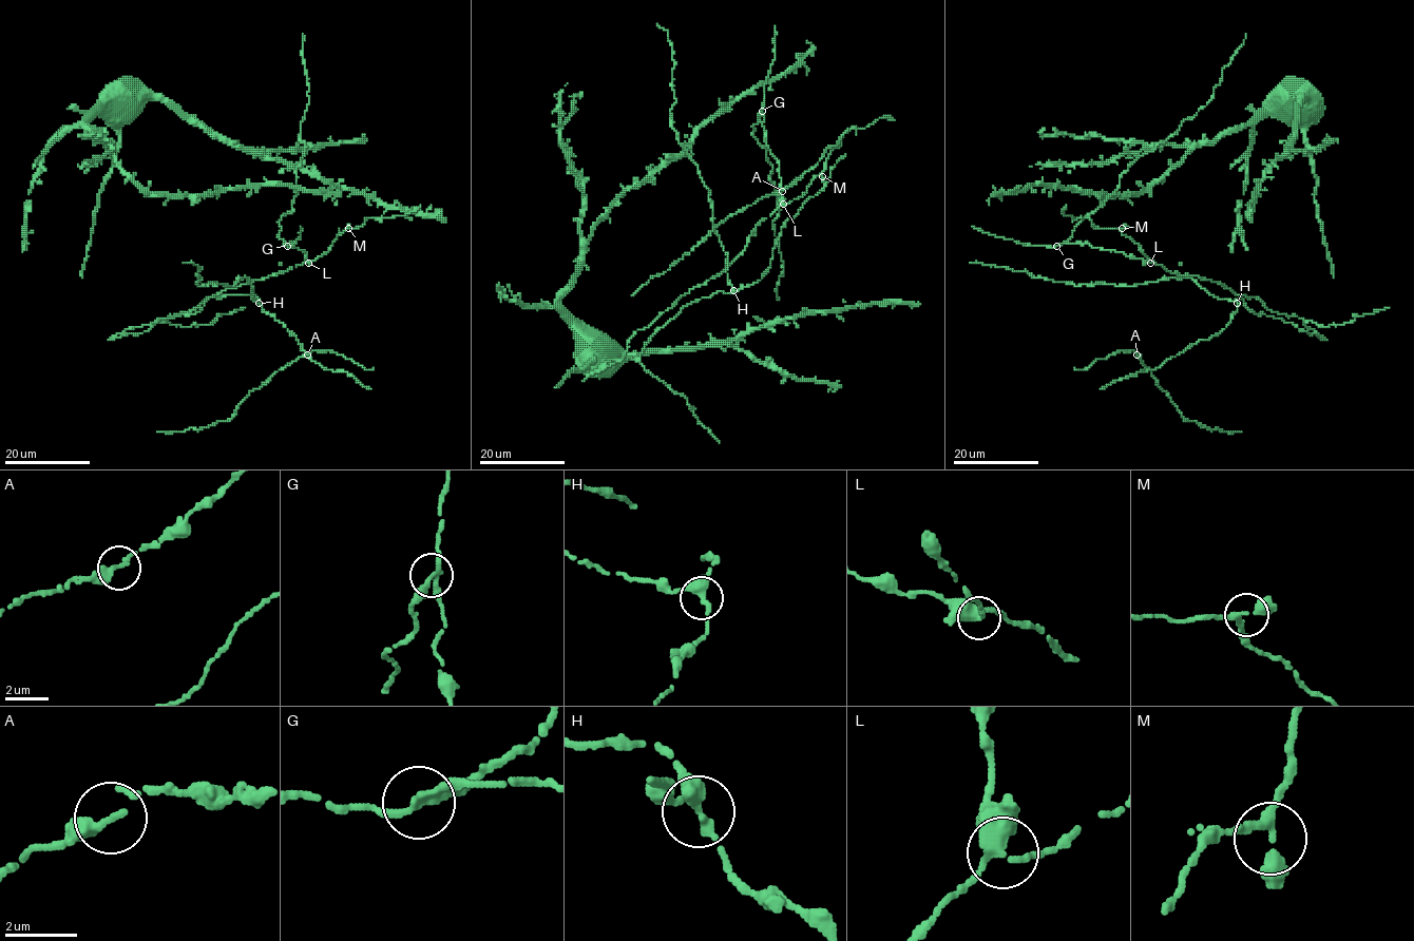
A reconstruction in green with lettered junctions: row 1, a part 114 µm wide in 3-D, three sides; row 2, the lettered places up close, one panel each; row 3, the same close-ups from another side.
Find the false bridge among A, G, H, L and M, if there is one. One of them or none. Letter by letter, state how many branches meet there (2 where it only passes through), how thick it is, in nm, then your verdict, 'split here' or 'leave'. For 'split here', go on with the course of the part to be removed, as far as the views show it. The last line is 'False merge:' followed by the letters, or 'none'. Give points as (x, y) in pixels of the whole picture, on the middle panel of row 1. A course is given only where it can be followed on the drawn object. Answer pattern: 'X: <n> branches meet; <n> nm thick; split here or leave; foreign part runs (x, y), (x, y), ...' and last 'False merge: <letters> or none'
A: 3 branches meet; 180 nm thick; leave
G: 3 branches meet; 240 nm thick; split here; foreign part runs (761, 111), (752, 135), (768, 149), (769, 180), (779, 197), (774, 228), (784, 265), (777, 300)
H: 3 branches meet; 320 nm thick; leave
L: 3 branches meet; 320 nm thick; leave
M: 3 branches meet; 240 nm thick; leave
False merge: G

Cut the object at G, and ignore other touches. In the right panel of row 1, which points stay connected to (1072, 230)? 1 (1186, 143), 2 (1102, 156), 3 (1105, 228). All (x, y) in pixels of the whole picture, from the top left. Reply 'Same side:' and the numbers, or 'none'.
Same side: none

